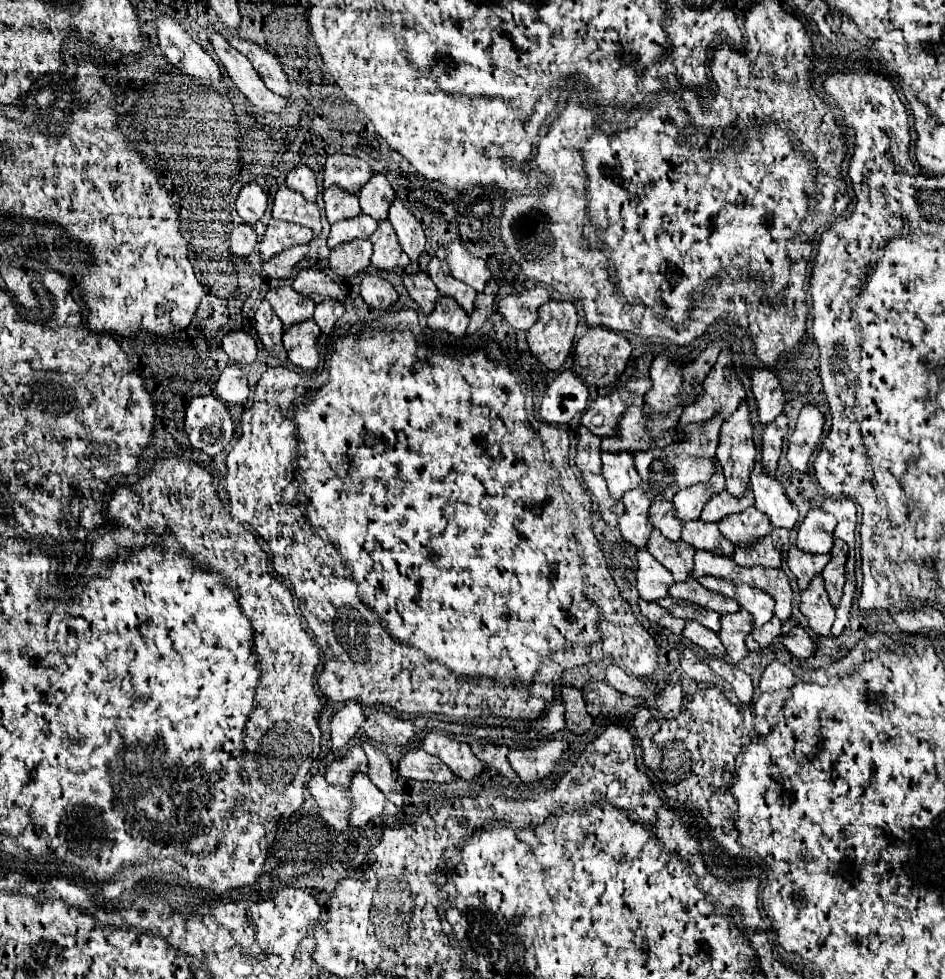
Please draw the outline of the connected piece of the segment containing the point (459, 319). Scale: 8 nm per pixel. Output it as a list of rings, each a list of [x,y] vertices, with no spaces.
[[[446,296],[438,298],[434,312],[428,316],[428,330],[448,332],[456,338],[462,338],[466,334],[468,324],[468,314],[462,312],[462,308],[458,308],[458,304]]]

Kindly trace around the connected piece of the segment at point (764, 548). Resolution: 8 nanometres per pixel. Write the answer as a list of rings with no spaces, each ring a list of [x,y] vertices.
[[[774,528],[770,536],[762,538],[754,548],[736,548],[734,562],[744,568],[764,566],[764,568],[780,568],[782,564],[782,548],[788,542],[790,530]]]

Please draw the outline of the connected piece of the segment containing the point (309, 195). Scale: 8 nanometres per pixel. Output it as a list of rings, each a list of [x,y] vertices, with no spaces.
[[[300,164],[300,166],[296,166],[294,170],[290,170],[290,174],[288,174],[288,178],[286,178],[286,184],[288,184],[292,190],[300,192],[306,200],[316,202],[316,194],[318,194],[316,174],[314,174],[308,166]]]

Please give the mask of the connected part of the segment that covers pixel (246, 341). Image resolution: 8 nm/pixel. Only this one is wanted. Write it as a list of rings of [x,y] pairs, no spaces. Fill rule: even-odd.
[[[242,330],[226,334],[222,338],[222,348],[238,364],[250,364],[250,362],[254,362],[256,360],[256,352],[258,352],[256,340],[248,332],[242,332]]]

